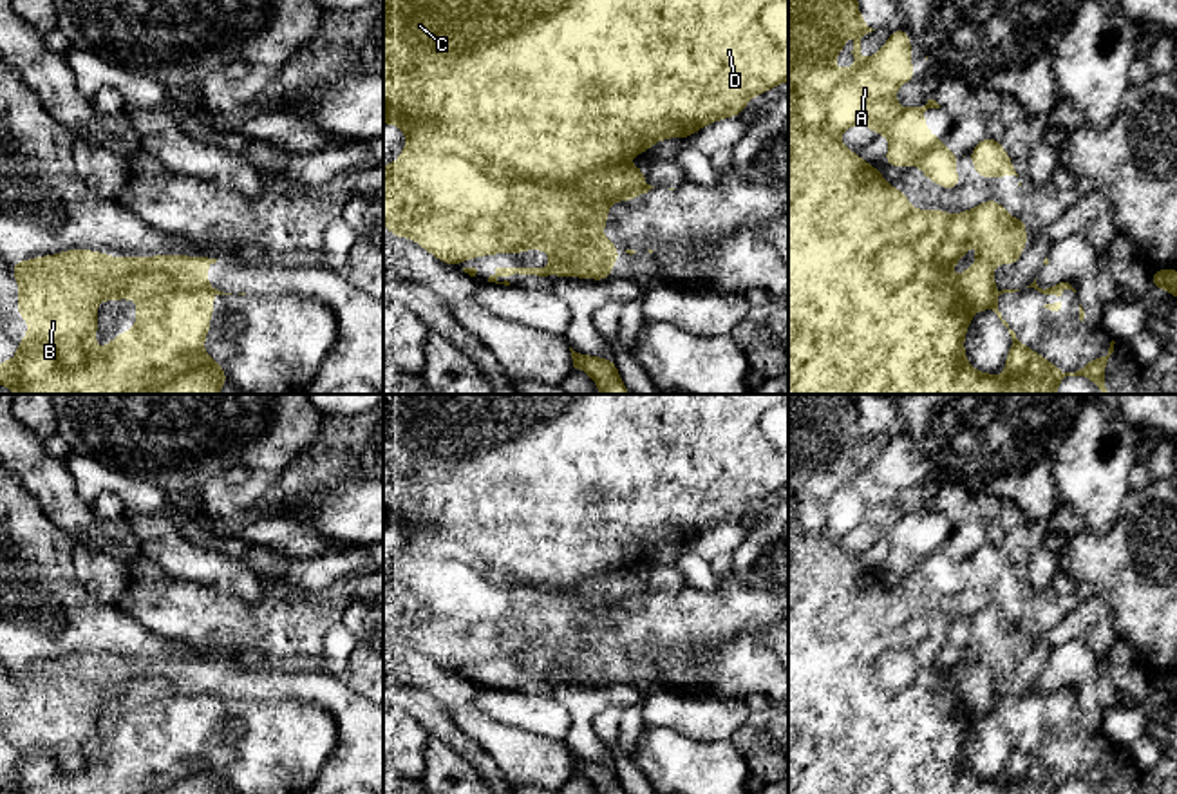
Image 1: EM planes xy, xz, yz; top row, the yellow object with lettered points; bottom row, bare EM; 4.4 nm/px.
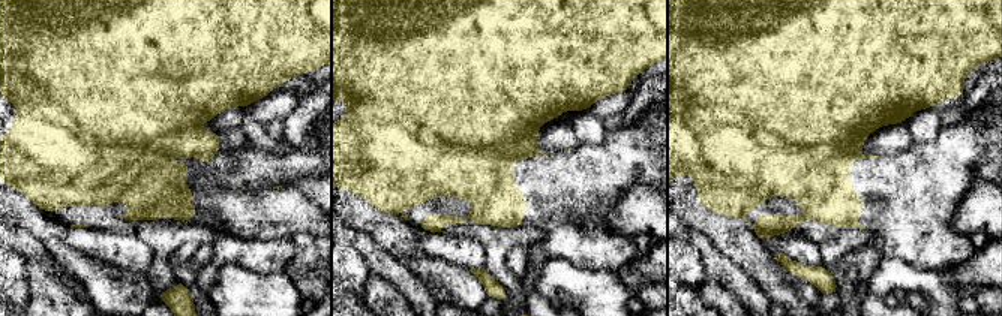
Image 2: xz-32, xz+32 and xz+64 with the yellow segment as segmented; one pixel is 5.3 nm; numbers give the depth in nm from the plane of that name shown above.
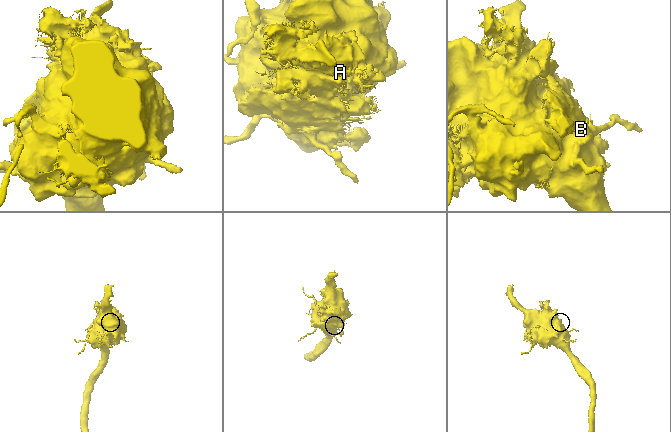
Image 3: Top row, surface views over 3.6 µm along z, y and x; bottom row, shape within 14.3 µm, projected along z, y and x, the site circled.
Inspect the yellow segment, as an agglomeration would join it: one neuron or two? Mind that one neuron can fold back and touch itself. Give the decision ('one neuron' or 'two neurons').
one neuron

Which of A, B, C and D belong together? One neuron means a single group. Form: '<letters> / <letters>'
A B C D

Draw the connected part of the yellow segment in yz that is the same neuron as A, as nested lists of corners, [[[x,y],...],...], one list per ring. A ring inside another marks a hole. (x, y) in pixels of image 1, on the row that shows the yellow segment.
[[[788,0],[788,394],[1056,394],[1065,376],[1087,376],[1099,394],[1116,394],[1103,380],[1114,340],[1106,356],[1087,362],[1076,373],[1063,373],[1022,344],[1002,318],[998,297],[1020,289],[996,291],[991,266],[1018,264],[1027,246],[1029,221],[1012,219],[996,199],[955,217],[946,210],[915,210],[904,192],[890,186],[879,170],[841,145],[839,134],[862,121],[875,136],[890,136],[886,166],[918,165],[929,181],[947,192],[960,184],[955,172],[960,156],[944,147],[946,136],[935,139],[922,119],[927,109],[940,105],[927,99],[924,107],[900,109],[895,101],[902,83],[918,80],[909,58],[913,36],[908,38],[900,27],[890,33],[877,54],[862,60],[861,36],[871,31],[875,29],[864,24],[857,0]],[[848,24],[853,33],[855,67],[835,69],[832,60],[844,45]],[[973,239],[978,241],[978,255],[973,266],[964,268],[964,279],[958,282],[949,268],[967,253]],[[978,309],[993,309],[1012,338],[1003,378],[975,371],[967,364],[964,336]]]

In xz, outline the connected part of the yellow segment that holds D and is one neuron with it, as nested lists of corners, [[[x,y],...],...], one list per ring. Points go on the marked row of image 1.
[[[383,0],[383,123],[400,127],[407,134],[407,145],[394,165],[383,166],[383,224],[391,235],[414,239],[428,253],[443,264],[459,264],[468,257],[485,257],[490,253],[517,255],[523,250],[548,250],[551,264],[546,268],[495,268],[488,282],[510,286],[508,280],[499,282],[499,277],[510,275],[537,275],[537,277],[580,277],[607,280],[615,279],[609,273],[611,264],[618,264],[617,244],[600,235],[609,215],[607,206],[615,201],[633,201],[636,195],[647,194],[651,184],[644,181],[644,168],[629,166],[624,159],[649,150],[656,141],[665,137],[689,139],[701,127],[723,119],[741,116],[745,103],[768,89],[788,81],[788,0]]]

